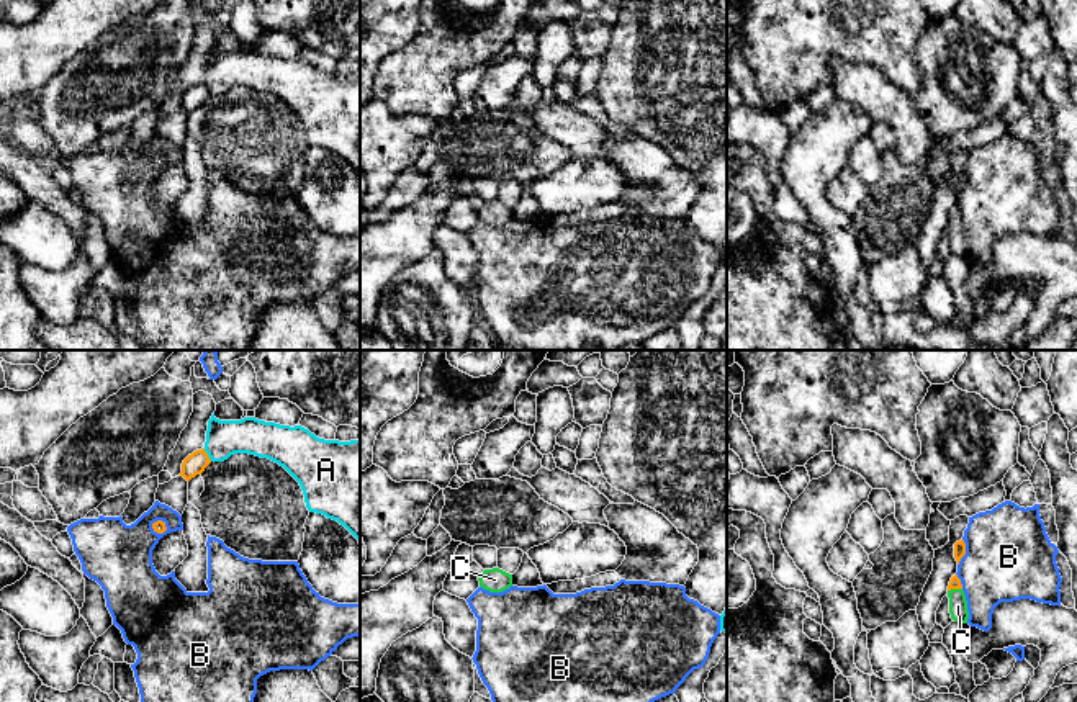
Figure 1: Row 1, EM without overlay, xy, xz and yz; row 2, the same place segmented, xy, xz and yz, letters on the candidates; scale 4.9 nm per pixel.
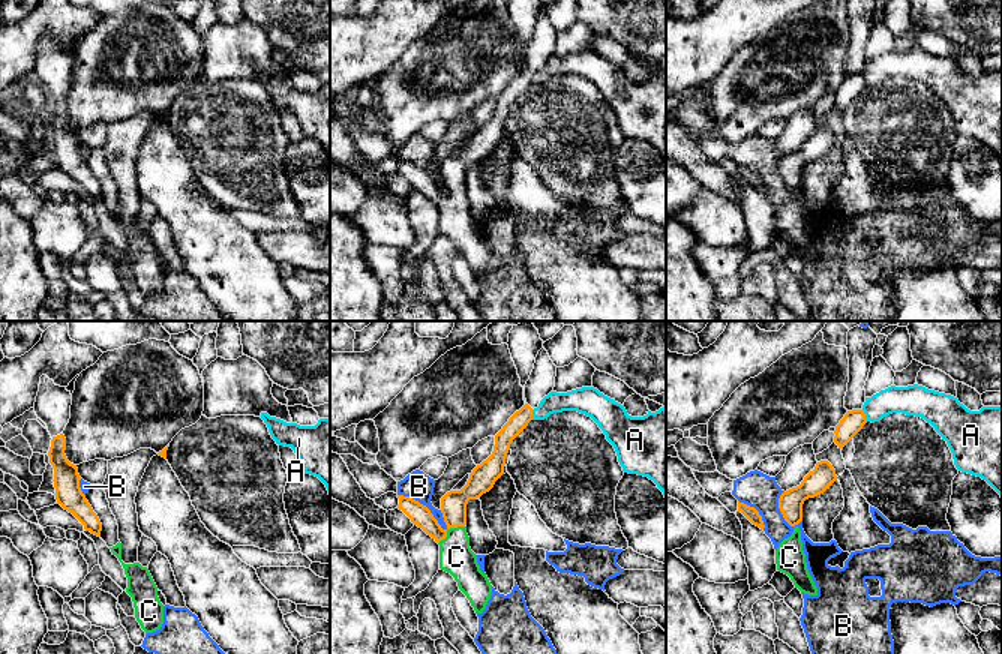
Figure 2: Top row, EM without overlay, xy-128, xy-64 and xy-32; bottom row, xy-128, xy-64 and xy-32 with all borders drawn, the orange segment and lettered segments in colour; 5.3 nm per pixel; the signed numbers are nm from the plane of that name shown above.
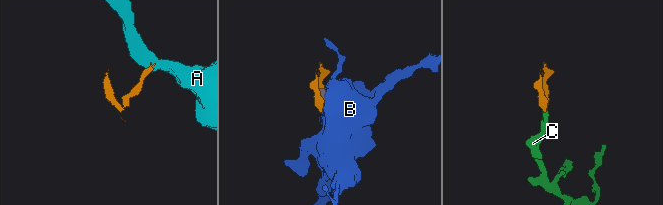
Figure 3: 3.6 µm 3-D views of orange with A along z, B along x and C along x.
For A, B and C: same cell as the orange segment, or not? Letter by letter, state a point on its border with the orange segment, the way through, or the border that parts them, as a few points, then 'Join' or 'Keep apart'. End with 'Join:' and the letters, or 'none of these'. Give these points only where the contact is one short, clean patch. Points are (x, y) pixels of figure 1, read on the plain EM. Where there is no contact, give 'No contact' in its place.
A: Touches orange at xy (207, 89). Boundary: xy (203, 82), (211, 94). Keep apart
B: Touches orange at yz (964, 185). Keep apart
C: Touches orange at yz (955, 221). Path across: yz (955, 216), (955, 221), (958, 239). Join
Join: C

